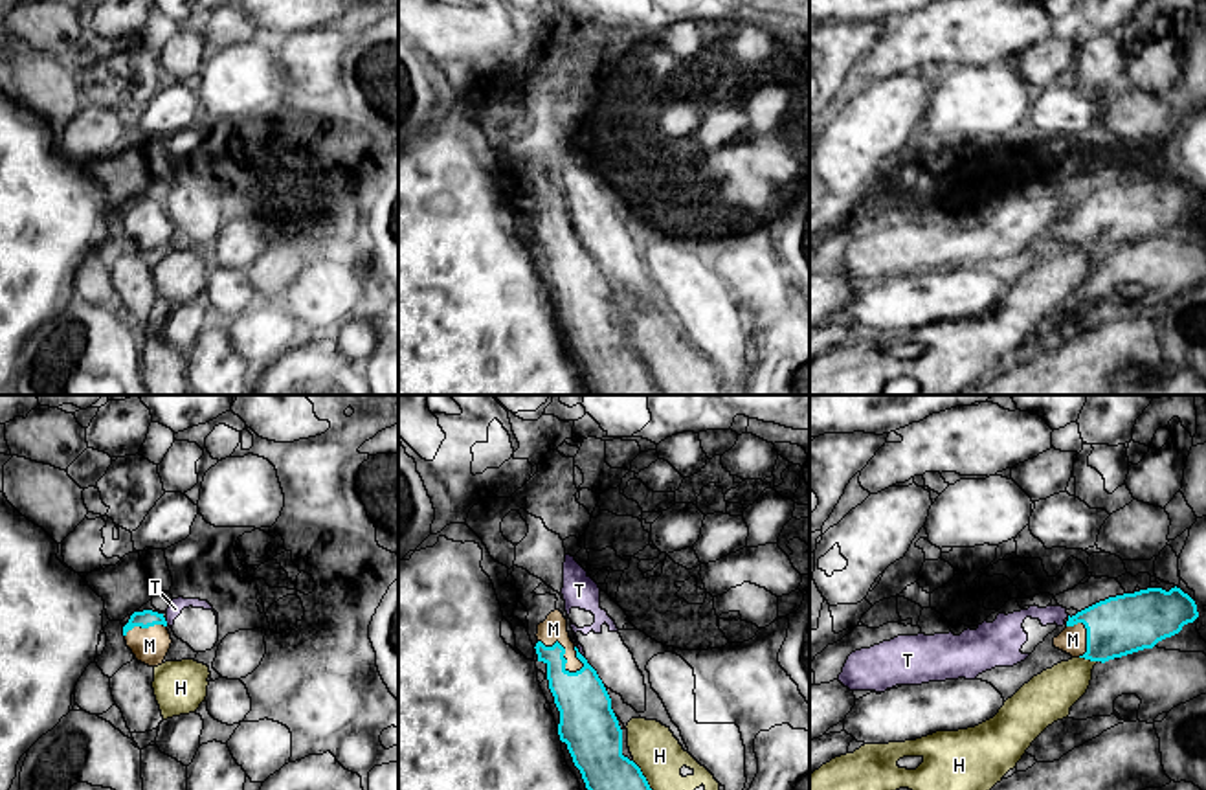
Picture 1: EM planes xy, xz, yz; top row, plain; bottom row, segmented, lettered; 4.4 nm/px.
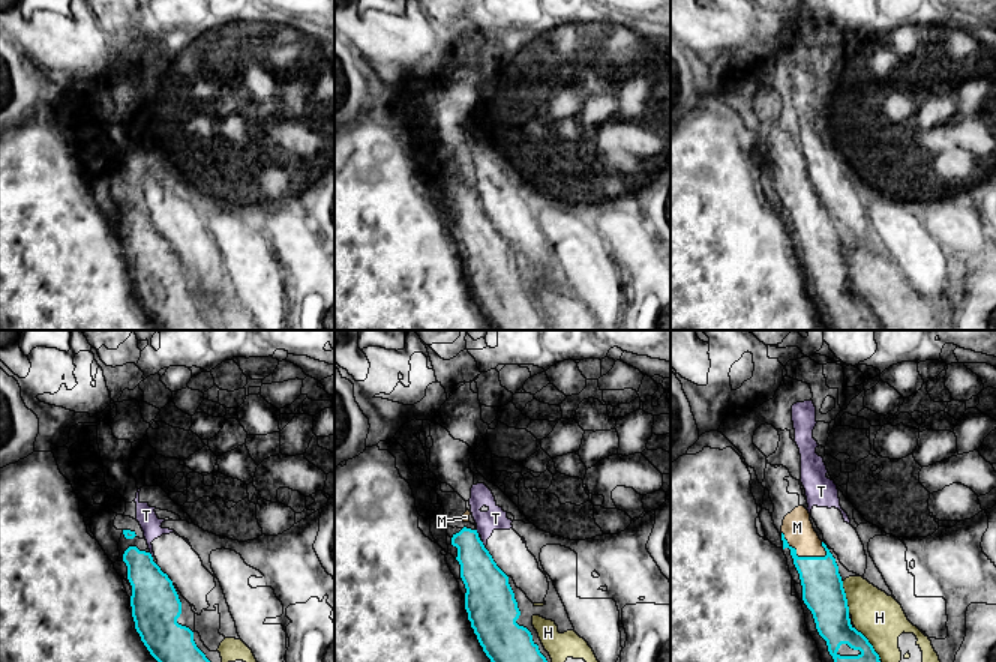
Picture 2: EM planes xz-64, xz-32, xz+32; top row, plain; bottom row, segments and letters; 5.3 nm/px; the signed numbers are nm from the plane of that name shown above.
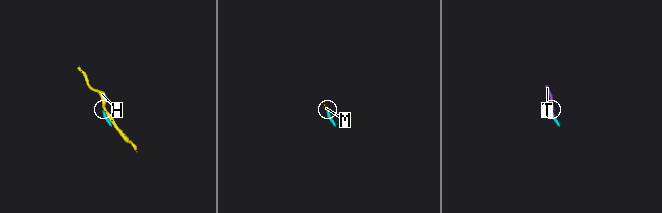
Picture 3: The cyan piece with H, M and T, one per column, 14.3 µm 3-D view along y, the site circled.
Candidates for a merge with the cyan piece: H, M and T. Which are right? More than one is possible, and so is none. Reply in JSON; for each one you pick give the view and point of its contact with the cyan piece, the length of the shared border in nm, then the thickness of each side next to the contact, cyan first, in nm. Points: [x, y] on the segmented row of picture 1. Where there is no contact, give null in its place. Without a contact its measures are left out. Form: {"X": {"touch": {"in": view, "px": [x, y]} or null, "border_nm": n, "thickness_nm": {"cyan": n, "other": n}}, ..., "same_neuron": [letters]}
{"M": {"touch": {"in": "xz", "px": [564, 653]}, "border_nm": 240, "thickness_nm": {"cyan": 220, "other": 110}}, "same_neuron": ["M"]}

